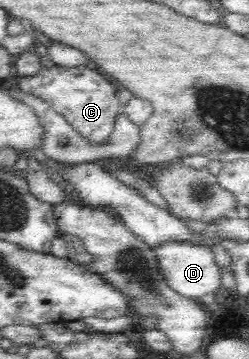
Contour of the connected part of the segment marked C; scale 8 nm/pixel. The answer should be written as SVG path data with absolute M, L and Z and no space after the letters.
M58 66L41 67L32 76L18 77L17 90L32 94L48 103L58 114L61 114L68 125L85 141L92 145L102 146L108 142L113 126L118 121L122 108L116 99L116 88L109 78L102 78L98 72L86 66Z

